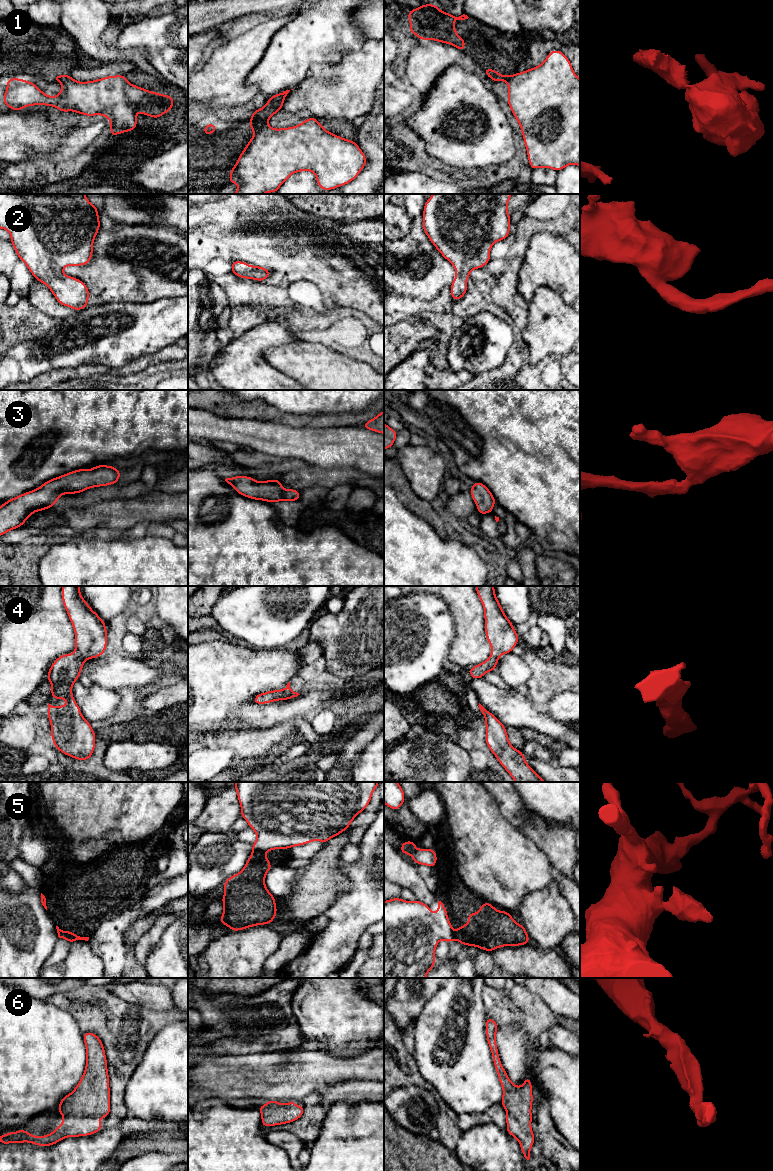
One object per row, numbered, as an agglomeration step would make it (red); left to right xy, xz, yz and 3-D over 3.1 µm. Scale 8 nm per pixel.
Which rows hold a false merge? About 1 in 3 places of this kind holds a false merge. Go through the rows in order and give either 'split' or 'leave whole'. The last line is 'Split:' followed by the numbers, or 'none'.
1: split
2: leave whole
3: leave whole
4: leave whole
5: split
6: leave whole
Split: 1, 5

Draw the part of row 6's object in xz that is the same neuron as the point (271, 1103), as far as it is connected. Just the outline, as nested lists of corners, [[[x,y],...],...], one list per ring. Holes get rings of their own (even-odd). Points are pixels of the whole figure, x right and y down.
[[[269,1100],[265,1105],[259,1106],[262,1126],[270,1127],[298,1120],[304,1113],[304,1107],[302,1104],[300,1106],[295,1104],[296,1100],[282,1104],[279,1104],[277,1100]]]

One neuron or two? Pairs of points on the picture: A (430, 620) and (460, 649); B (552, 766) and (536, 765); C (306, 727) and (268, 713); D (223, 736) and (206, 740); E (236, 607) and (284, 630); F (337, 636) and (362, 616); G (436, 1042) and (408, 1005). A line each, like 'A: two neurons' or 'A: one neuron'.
A: two neurons
B: one neuron
C: two neurons
D: one neuron
E: one neuron
F: one neuron
G: two neurons

